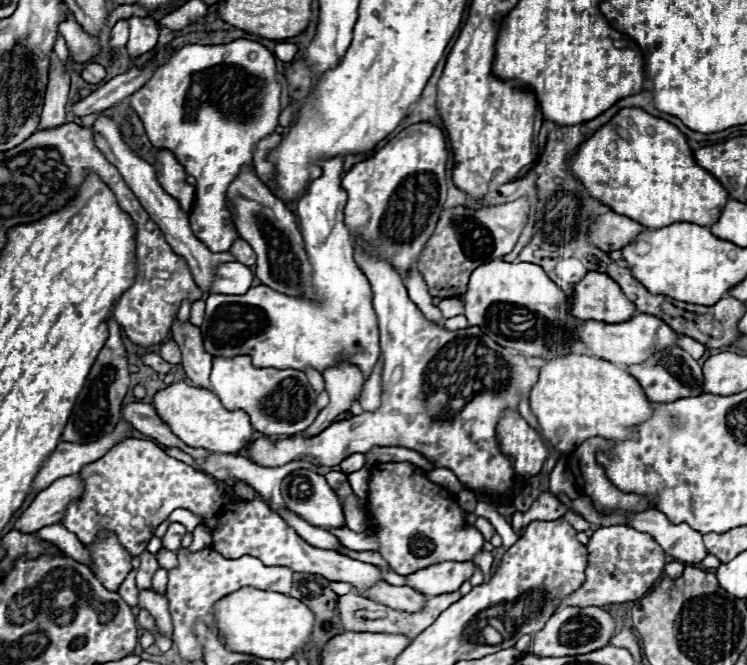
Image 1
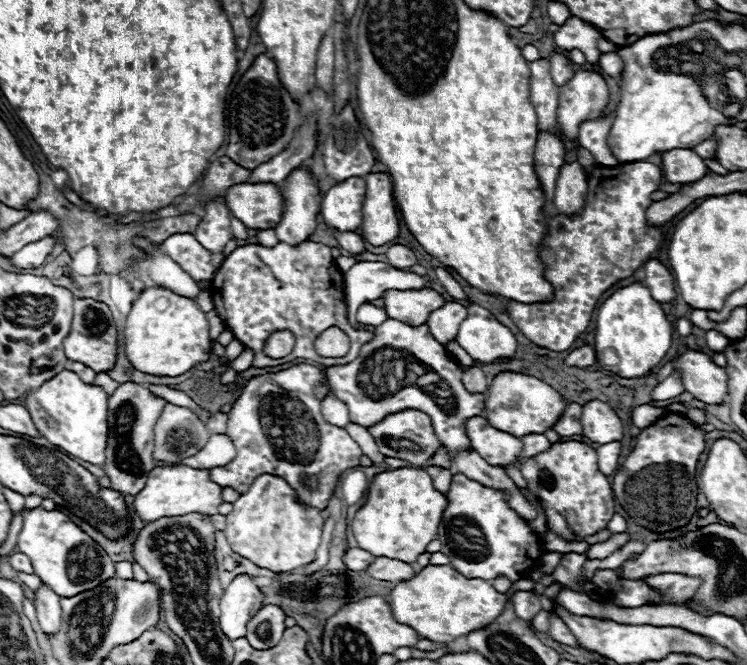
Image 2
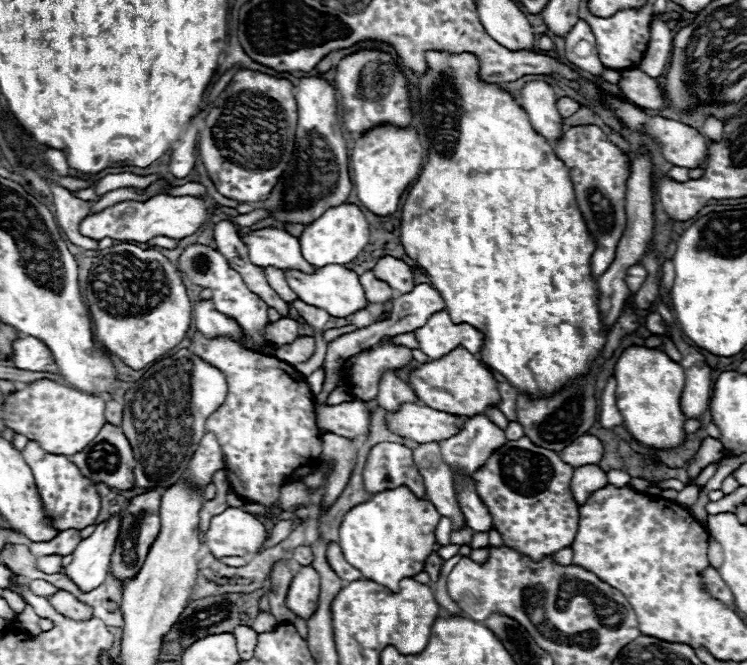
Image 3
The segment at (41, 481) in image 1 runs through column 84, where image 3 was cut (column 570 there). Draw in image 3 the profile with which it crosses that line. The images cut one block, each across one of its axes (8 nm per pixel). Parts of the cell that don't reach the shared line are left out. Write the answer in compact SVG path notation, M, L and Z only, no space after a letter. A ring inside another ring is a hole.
M584 434L578 436L568 448L564 448L560 452L560 458L572 468L578 468L586 464L598 464L602 460L602 454L604 454L602 442L592 434Z

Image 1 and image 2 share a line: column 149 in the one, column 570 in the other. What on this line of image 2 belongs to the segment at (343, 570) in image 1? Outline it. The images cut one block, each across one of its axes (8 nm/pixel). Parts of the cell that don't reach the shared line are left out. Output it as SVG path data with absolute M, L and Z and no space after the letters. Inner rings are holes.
M556 442L546 452L528 458L522 464L522 476L528 482L528 490L536 494L540 508L546 516L548 530L556 532L568 542L580 542L580 538L594 536L604 530L614 516L614 492L596 464L596 450L584 442Z

